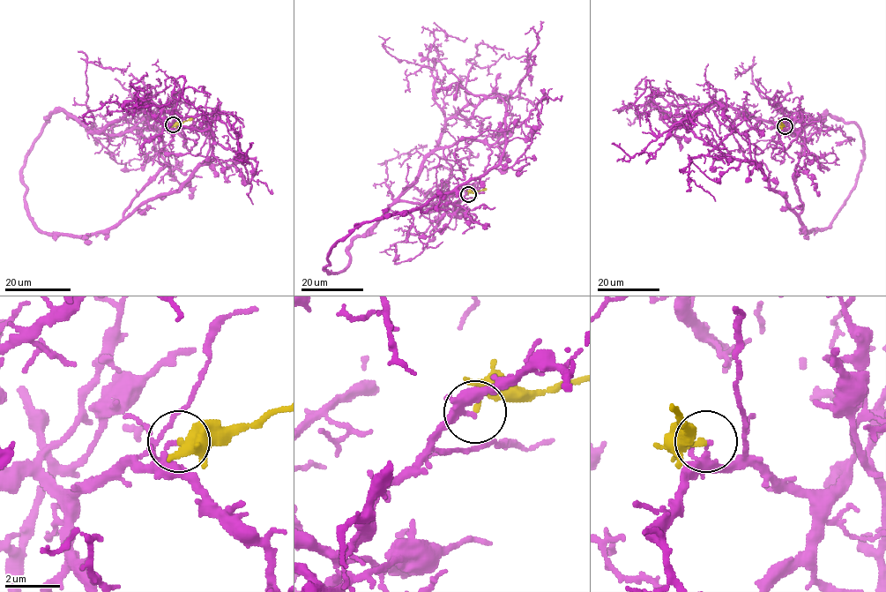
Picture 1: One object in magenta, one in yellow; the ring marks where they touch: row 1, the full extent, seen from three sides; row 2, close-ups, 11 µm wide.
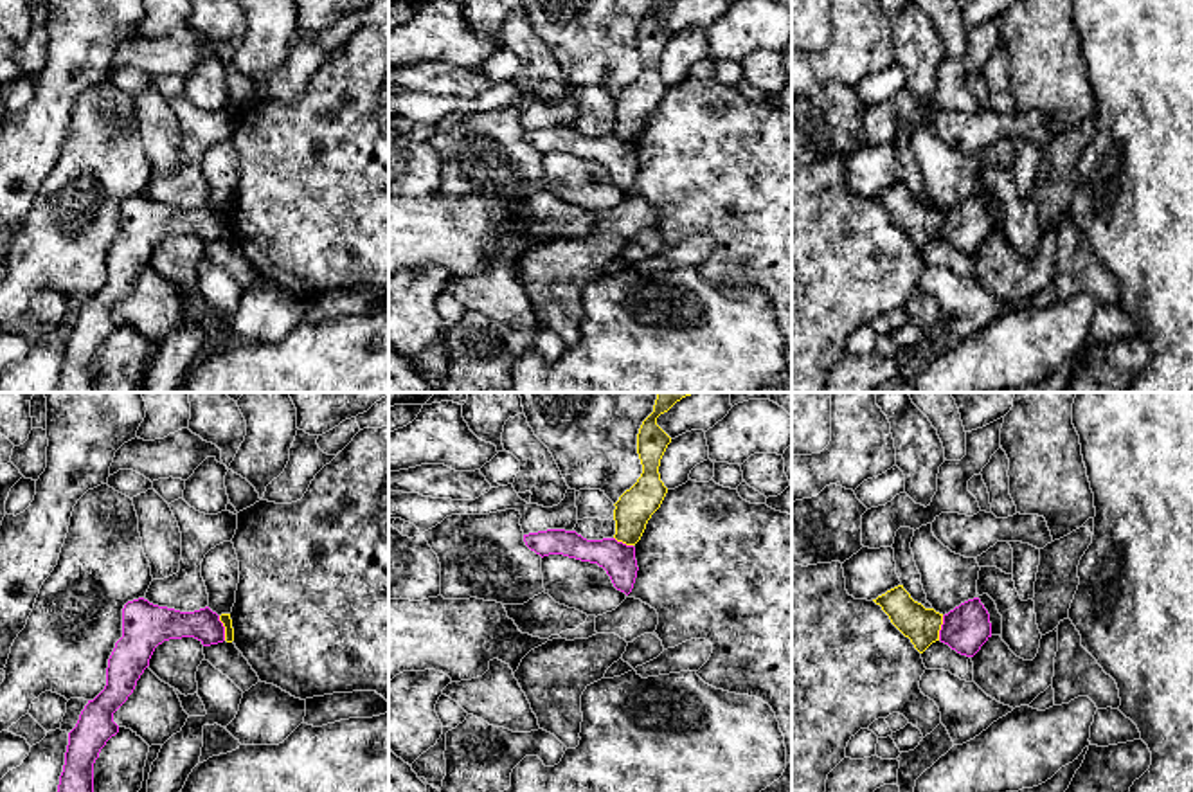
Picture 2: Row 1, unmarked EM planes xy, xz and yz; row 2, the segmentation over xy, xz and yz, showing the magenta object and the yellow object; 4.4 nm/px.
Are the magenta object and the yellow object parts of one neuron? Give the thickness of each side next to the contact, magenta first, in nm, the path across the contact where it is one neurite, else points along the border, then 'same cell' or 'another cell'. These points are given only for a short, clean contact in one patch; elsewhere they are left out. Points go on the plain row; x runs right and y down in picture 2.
140 nm thick on the magenta side, 50 nm on the other; border along xy (218, 213), (225, 236); another cell

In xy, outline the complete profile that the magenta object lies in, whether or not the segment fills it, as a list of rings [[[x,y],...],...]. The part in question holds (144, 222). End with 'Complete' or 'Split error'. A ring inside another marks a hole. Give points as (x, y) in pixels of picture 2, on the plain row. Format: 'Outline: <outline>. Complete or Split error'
Outline: [[[144,194],[122,205],[122,234],[108,256],[106,283],[88,297],[68,329],[65,362],[54,392],[94,392],[94,360],[106,338],[119,329],[113,310],[133,290],[158,241],[194,234],[203,243],[225,238],[225,223],[209,203],[180,209]]]. Complete

